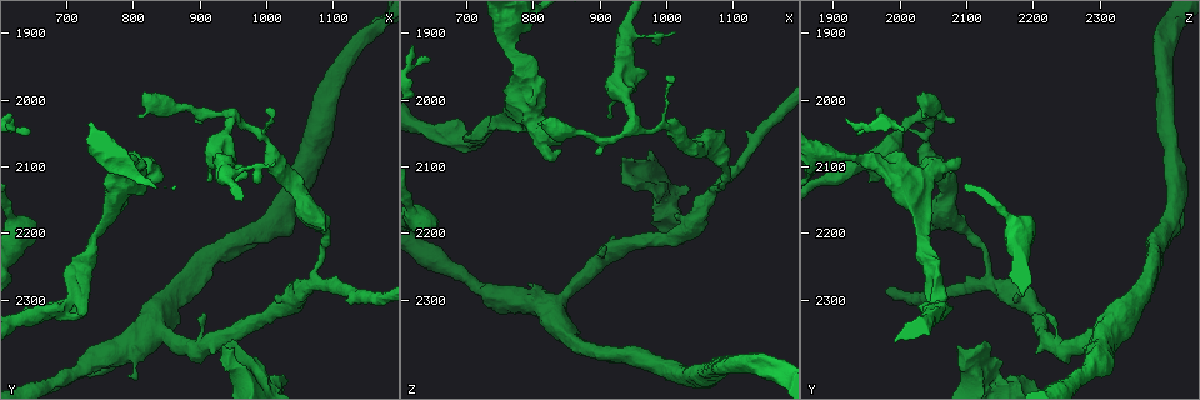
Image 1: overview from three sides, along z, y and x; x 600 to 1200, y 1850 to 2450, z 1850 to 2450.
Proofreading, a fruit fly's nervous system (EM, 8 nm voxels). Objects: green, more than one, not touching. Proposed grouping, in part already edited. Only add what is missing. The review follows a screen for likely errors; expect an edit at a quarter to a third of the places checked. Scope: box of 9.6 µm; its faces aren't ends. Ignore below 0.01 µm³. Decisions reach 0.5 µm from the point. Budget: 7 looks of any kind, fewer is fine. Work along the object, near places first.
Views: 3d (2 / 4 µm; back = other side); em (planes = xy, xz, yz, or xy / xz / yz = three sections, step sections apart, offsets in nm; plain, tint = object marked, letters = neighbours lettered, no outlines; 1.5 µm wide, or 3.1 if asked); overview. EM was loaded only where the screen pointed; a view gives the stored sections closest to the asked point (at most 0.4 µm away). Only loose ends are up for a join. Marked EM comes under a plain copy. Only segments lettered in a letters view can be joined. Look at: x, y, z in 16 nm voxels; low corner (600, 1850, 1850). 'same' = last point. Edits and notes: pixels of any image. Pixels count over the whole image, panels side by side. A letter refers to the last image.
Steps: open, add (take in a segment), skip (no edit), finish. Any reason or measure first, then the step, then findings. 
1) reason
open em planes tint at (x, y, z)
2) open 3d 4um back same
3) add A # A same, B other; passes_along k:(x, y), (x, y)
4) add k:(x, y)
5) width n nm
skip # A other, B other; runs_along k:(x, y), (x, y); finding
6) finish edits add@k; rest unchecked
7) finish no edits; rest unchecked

free end
open em planes letters at (835, 2100, 2080)

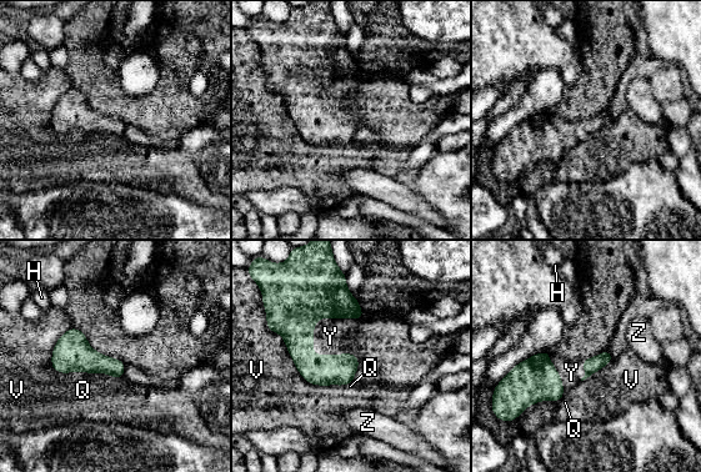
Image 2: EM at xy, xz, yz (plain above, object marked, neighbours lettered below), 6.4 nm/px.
add Y # H other, Q other, V other, Y same, Z other; passes_along 2:(296, 294), (321, 317), (330, 336); it goes on there

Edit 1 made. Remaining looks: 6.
thin end
open em xy step 8 tint at (1000, 2015, 1965)

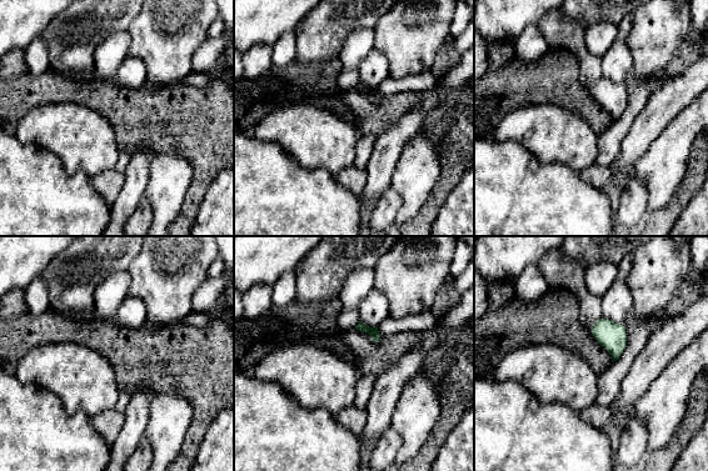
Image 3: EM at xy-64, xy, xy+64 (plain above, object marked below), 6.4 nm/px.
open em planes letters same

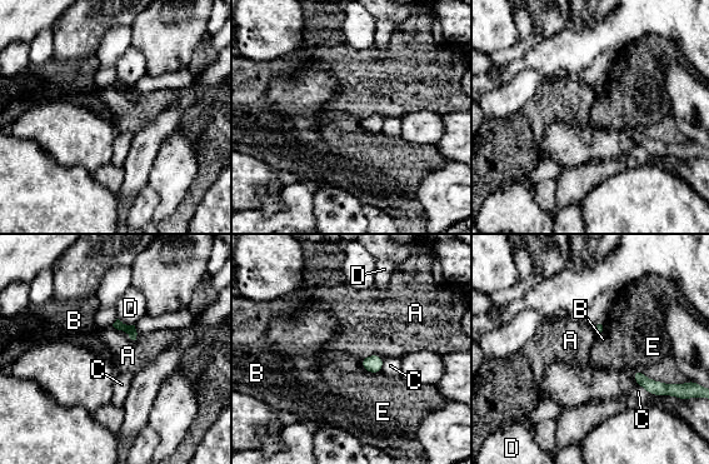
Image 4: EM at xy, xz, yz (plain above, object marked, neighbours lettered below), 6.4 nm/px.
longest_contact A 190 nm
skip # A other, B other, C other, D other, E other; border 4:(111, 325), (136, 339); no lettered segment goes on from it

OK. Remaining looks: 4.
open em planes letters at (985, 2395, 2155)

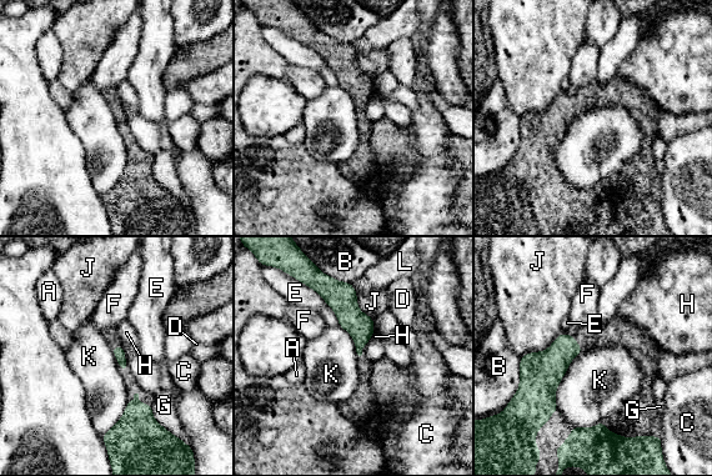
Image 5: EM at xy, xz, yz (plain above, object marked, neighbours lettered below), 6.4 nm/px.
skip # A other, B other, C other, D other, E other, F other, G other, H other, J other, K other, L other; border 5:(585, 349), (557, 386), (560, 414); no lettered segment goes on from it

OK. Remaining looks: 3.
finish edits add@2; rest unchecked

